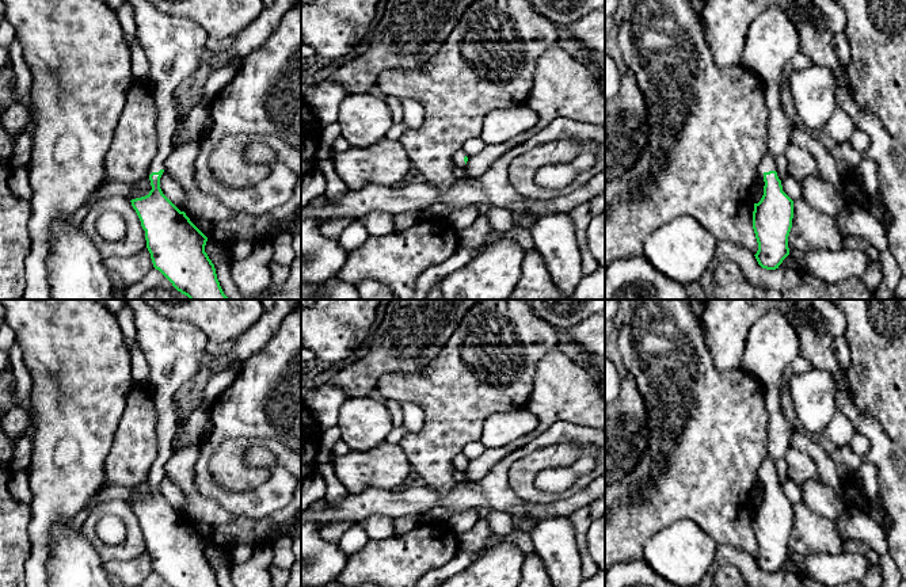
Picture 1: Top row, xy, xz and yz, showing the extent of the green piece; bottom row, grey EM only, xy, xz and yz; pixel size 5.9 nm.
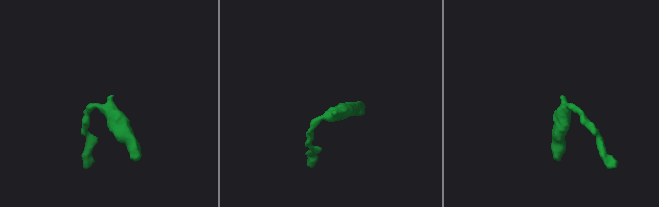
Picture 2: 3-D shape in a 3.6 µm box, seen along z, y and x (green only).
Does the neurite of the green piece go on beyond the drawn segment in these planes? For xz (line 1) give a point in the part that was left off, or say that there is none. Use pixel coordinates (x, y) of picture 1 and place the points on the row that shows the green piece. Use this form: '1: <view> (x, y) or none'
1: xz (460, 162)

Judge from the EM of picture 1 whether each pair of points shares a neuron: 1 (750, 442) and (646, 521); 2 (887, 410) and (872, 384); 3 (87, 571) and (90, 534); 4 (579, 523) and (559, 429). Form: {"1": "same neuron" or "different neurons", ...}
{"1": "same neuron", "2": "same neuron", "3": "different neurons", "4": "different neurons"}

